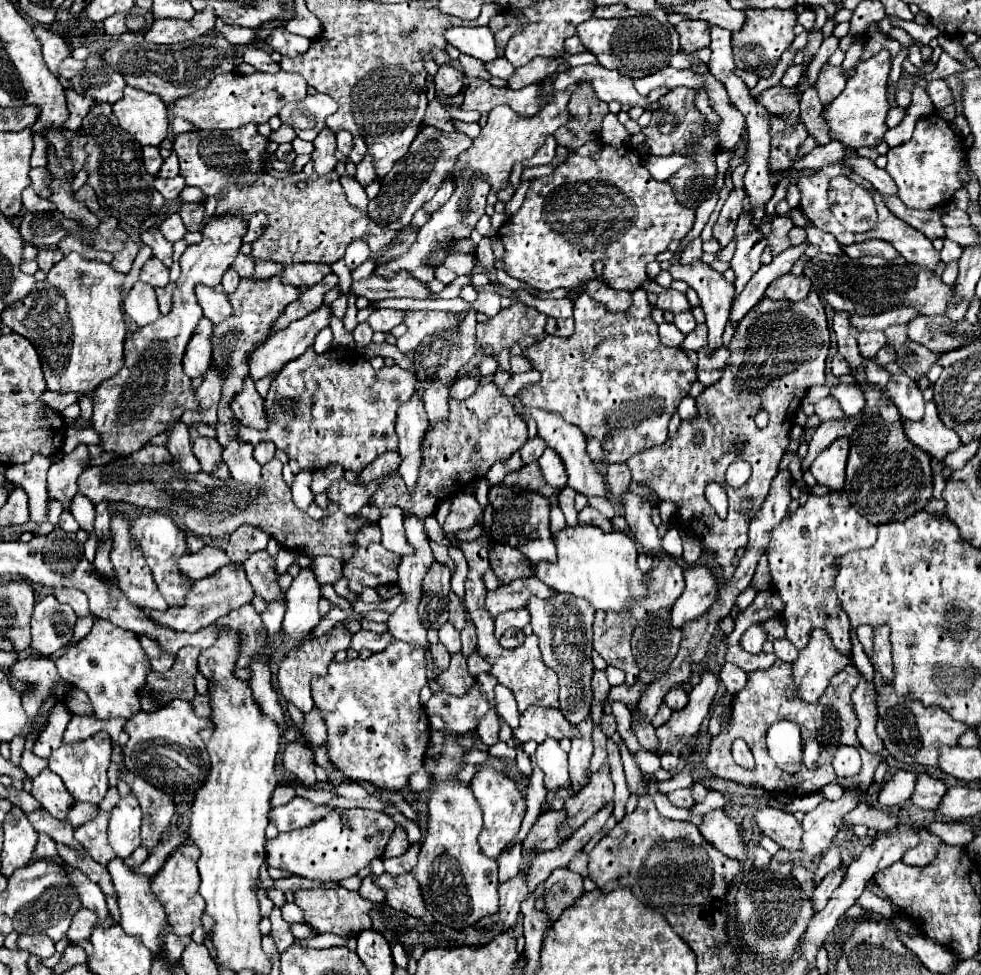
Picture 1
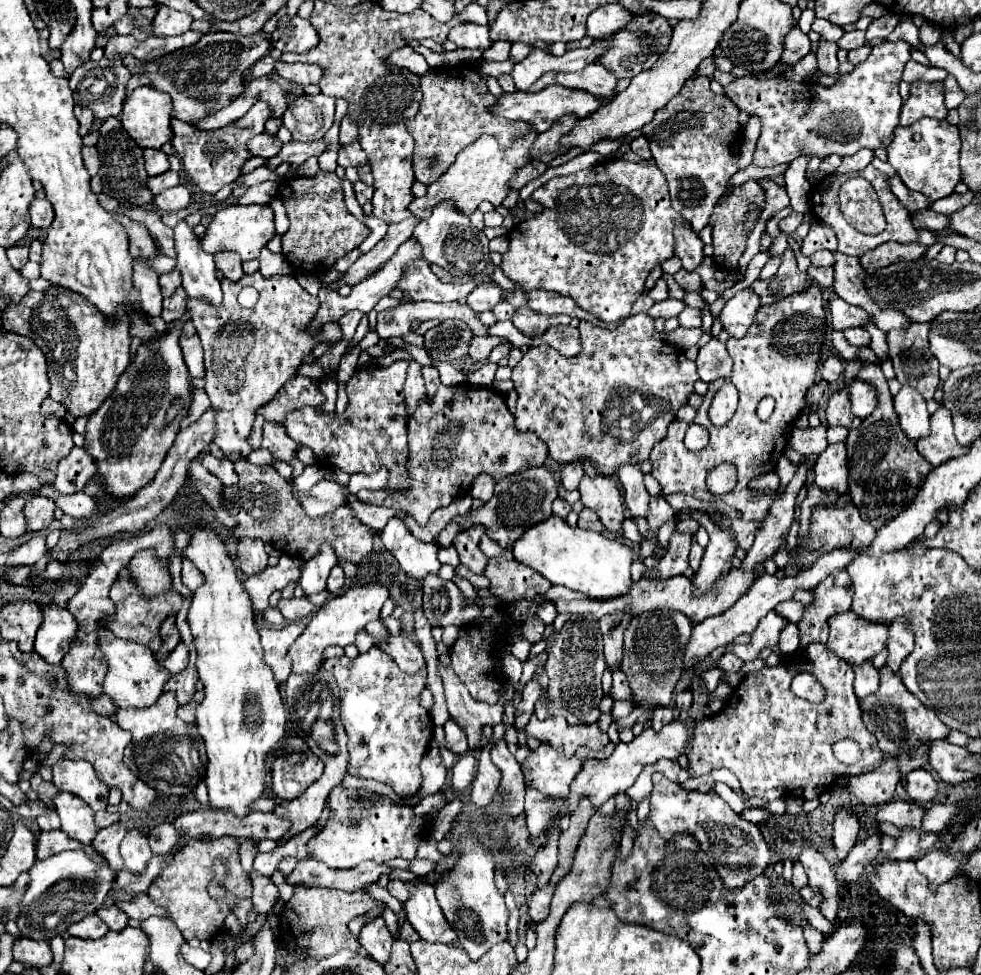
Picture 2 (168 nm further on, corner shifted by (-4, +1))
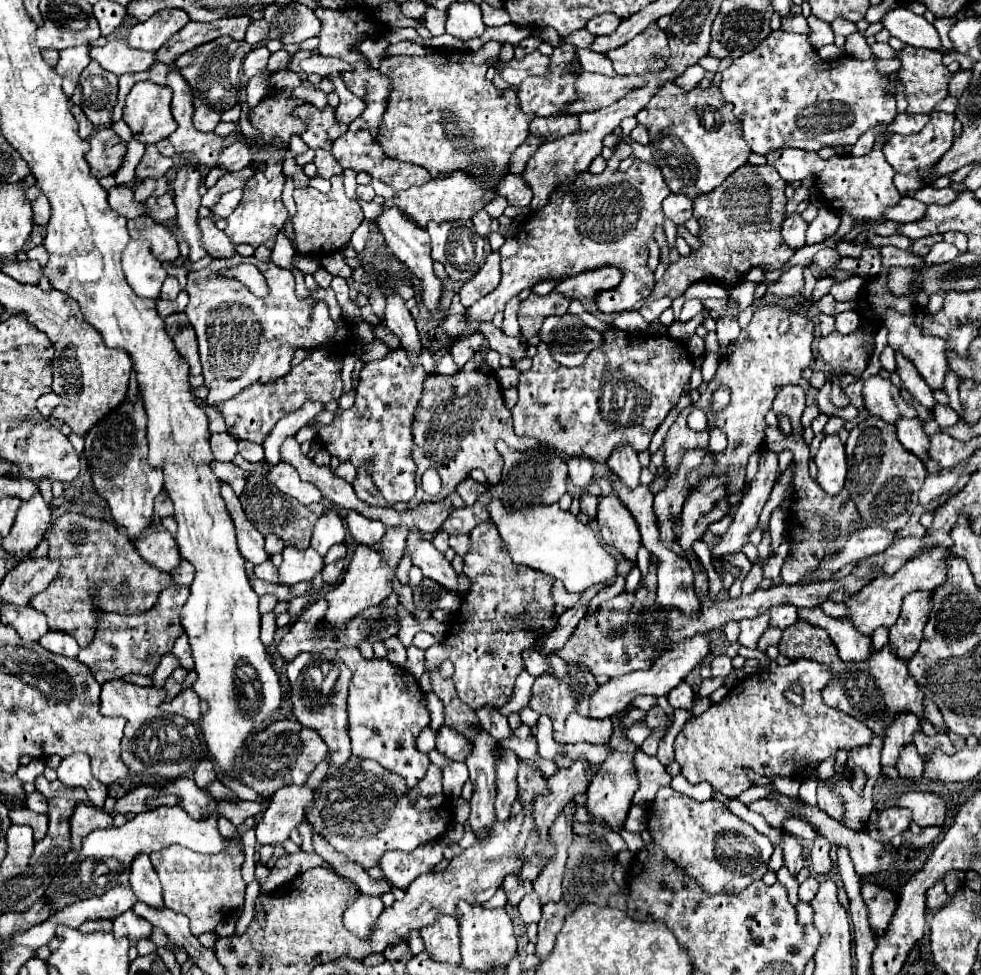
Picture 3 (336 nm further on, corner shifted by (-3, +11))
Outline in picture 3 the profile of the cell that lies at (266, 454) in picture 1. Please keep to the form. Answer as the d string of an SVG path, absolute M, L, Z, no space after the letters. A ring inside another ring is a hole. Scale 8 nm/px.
M238 441L238 449L240 449L240 455L250 463L262 463L264 461L264 449L258 443Z

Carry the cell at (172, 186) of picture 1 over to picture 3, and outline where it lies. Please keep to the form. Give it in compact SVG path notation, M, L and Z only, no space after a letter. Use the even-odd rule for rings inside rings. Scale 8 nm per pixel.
M166 193L166 195L162 195L162 197L150 197L150 199L146 201L146 207L148 207L150 219L154 219L154 221L158 221L158 223L164 223L164 221L176 217L174 199L172 199L170 193Z

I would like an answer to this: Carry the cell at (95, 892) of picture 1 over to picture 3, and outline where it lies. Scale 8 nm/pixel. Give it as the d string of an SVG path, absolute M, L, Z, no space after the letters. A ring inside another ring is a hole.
M126 911L114 919L114 937L128 937L132 943L138 943L140 939L152 937L152 925L138 917L134 911Z

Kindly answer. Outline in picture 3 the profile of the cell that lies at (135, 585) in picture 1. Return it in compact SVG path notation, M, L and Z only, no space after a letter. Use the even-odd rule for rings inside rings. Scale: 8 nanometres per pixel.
M158 531L140 537L135 547L150 565L154 565L160 571L172 571L180 563L176 541L168 531Z

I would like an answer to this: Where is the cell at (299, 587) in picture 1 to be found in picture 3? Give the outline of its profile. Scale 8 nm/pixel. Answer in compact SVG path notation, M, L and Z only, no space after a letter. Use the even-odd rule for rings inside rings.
M326 507L326 513L322 513L318 523L314 525L312 547L318 553L326 555L326 551L334 543L342 543L344 537L346 537L346 529L344 529L344 523L340 519L340 513L334 507Z

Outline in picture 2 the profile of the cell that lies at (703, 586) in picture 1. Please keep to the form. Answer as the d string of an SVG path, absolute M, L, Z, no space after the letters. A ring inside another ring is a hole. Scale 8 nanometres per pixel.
M689 511L677 513L674 517L676 522L680 522L689 518L693 518L703 527L705 527L711 541L705 547L705 555L701 561L699 571L693 575L693 597L701 597L705 595L705 591L709 591L719 577L725 577L731 569L731 557L735 555L737 543L735 539L731 539L731 535L723 529L719 529L711 517L705 512Z

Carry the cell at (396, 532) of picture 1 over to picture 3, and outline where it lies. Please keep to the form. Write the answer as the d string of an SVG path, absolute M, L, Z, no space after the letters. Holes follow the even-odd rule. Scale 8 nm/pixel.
M410 529L406 553L412 555L412 563L422 569L424 577L450 589L450 593L462 595L462 591L458 589L458 575L452 569L450 561L430 541L424 541L418 529Z

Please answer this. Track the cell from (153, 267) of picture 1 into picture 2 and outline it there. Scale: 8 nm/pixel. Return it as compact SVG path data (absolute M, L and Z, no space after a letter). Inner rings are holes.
M173 269L169 273L161 273L159 275L159 285L161 285L161 291L163 291L163 297L171 297L175 293L175 289L179 287L179 271Z

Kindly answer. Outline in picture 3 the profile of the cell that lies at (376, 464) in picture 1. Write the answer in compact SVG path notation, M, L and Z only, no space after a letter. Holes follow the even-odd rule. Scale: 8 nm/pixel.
M346 461L346 463L340 463L340 465L334 469L334 473L338 473L338 477L342 477L346 483L352 483L352 481L354 481L354 475L356 475L356 469L354 469L354 465L350 465L350 463Z

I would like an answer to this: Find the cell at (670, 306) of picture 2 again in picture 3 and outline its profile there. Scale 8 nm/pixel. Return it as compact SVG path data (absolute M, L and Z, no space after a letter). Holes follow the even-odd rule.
M662 297L662 299L656 299L656 301L646 301L638 313L644 317L646 323L652 323L654 319L658 319L668 307L672 305L672 299L670 297Z

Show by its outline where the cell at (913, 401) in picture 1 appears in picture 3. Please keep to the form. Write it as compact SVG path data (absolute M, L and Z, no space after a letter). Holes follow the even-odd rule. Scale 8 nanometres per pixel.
M900 419L896 423L898 441L906 451L914 453L928 469L928 473L938 473L940 465L928 455L928 435L924 433L924 423L920 419Z

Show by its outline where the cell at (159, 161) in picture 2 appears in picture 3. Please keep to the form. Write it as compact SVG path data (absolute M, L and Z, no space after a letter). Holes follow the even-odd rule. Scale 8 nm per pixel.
M146 145L146 153L136 169L136 177L142 181L146 177L162 177L166 175L166 171L174 165L174 161L170 157L160 155L160 151L156 149L156 145Z

